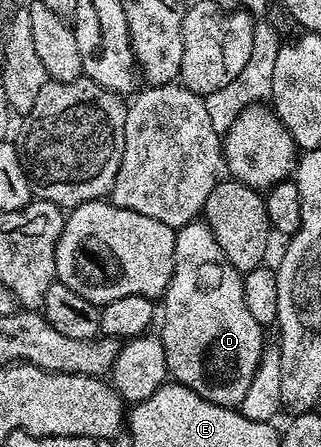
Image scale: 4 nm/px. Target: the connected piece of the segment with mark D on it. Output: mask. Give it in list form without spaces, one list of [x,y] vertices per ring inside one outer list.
[[[195,219],[176,229],[176,263],[168,290],[162,298],[162,321],[164,330],[158,333],[165,347],[165,361],[171,380],[185,385],[210,403],[239,407],[250,388],[251,380],[259,369],[266,348],[265,326],[254,319],[244,294],[244,278],[226,259],[222,247],[214,239],[208,222]]]

